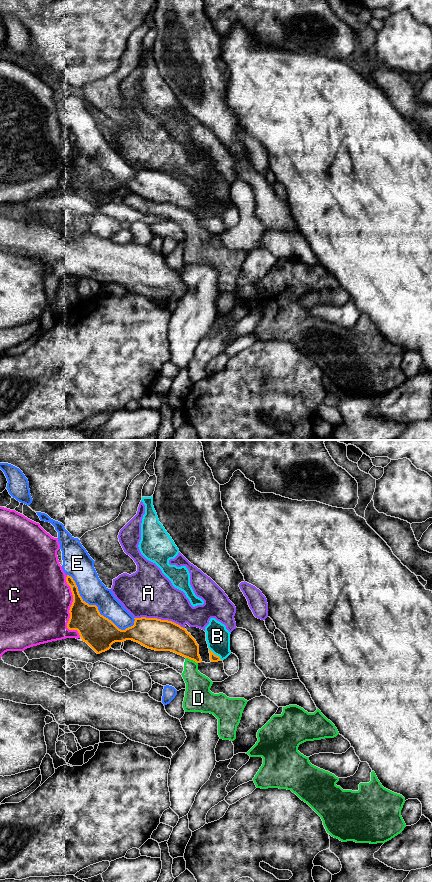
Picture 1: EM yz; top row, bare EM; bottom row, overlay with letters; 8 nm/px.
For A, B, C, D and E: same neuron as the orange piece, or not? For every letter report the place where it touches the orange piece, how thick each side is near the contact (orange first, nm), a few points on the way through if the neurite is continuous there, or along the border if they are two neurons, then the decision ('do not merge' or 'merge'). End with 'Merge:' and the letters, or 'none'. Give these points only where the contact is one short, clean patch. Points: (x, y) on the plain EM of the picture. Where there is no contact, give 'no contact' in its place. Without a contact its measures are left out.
A: contact yz (159, 171); calibres 260 and 380 nm; do not merge
B: contact yz (216, 207); calibres 60 and 190 nm; border yz (209, 200), (221, 212); do not merge
C: contact yz (70, 161); calibres 260 and 480 nm; do not merge
D: contact yz (192, 211); calibres 220 and 190 nm; border yz (186, 209), (197, 215); do not merge
E: contact yz (97, 159); calibres 260 and 200 nm; do not merge
Merge: none

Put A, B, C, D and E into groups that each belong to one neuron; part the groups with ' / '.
A / B / C / D / E

